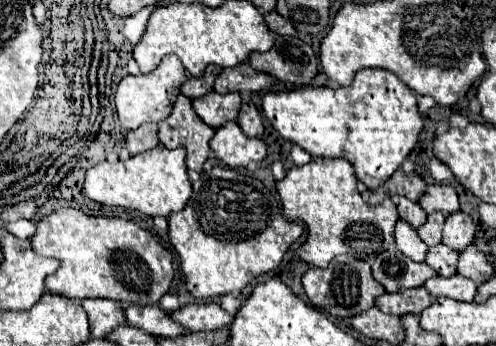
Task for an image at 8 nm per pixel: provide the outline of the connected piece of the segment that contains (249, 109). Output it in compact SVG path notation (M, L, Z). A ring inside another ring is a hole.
M243 94L243 108L239 110L237 124L245 136L263 136L263 116L253 104L251 94Z

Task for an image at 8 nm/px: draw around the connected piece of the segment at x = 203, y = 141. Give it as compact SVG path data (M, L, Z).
M179 94L171 116L167 120L161 120L157 126L159 126L159 142L167 148L185 146L187 168L201 172L207 160L209 140L215 134L215 130L207 128L207 124L203 124L203 120L195 116L195 110L191 108L191 98Z

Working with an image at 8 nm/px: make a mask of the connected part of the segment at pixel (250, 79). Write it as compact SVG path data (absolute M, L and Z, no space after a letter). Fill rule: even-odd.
M239 64L239 68L223 68L215 78L215 92L261 92L269 90L275 80L259 70L253 70L249 64Z

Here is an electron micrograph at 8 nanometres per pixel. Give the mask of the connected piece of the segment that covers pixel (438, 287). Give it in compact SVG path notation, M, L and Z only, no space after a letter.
M461 274L457 276L449 276L449 278L441 278L441 276L433 276L429 278L423 288L431 294L431 296L447 296L453 300L461 300L461 302L471 302L477 290L477 284Z

